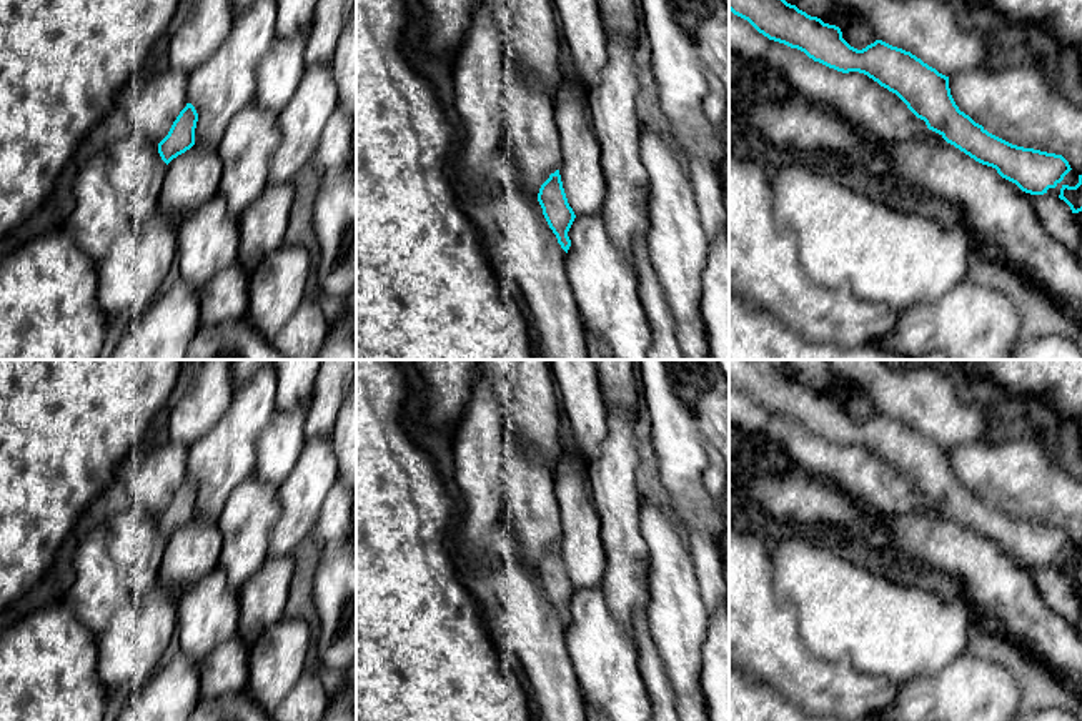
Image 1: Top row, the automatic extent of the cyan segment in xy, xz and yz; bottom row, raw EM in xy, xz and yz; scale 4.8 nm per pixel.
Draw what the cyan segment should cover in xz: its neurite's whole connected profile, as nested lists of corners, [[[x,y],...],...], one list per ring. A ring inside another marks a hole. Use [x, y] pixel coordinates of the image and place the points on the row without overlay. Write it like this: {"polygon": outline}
{"polygon": [[[559,543],[549,548],[541,558],[538,574],[543,581],[543,588],[558,611],[561,621],[568,626],[571,613],[568,604],[576,591],[573,581],[568,576]]]}

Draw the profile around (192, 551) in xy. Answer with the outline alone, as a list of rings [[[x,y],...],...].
[[[195,516],[168,536],[158,569],[161,581],[175,598],[218,566],[223,536],[218,525]]]

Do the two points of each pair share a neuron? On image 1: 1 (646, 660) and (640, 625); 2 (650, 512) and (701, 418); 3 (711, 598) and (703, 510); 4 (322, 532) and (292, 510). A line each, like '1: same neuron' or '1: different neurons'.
1: same neuron
2: different neurons
3: different neurons
4: different neurons

